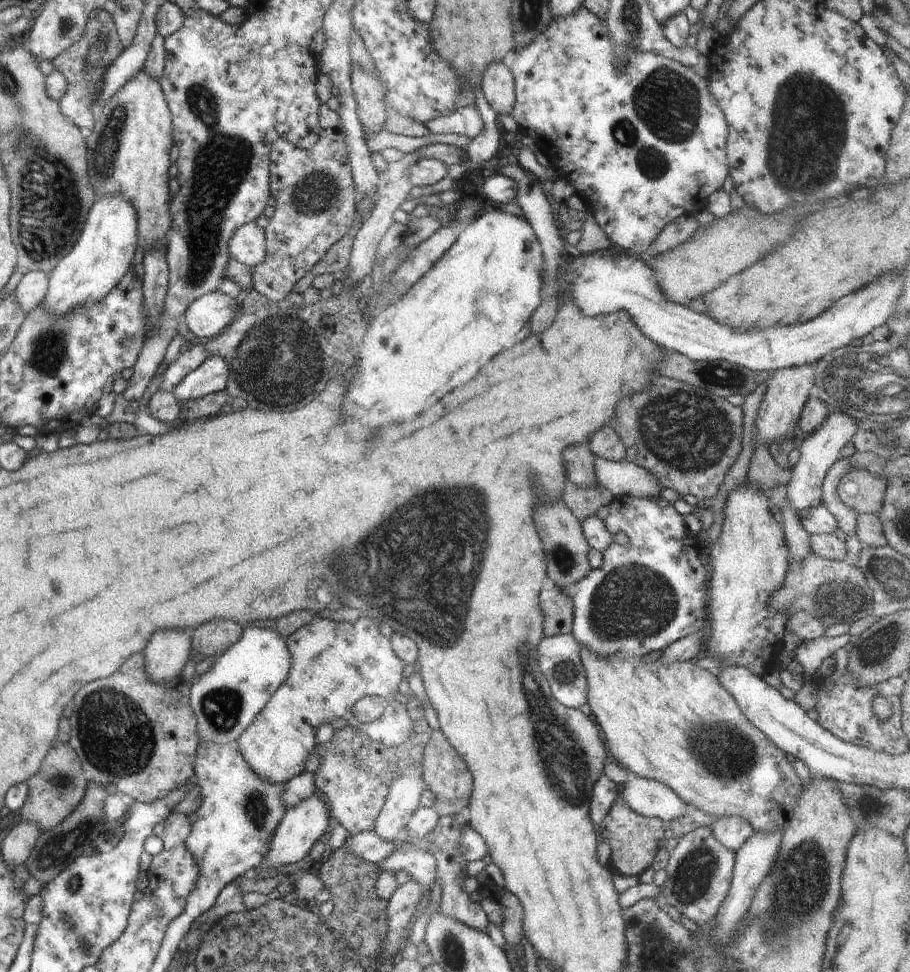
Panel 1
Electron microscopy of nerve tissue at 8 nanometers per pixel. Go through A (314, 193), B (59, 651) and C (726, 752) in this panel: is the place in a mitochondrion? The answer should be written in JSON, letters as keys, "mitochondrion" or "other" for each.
{"A":"mitochondrion","B":"other","C":"mitochondrion"}

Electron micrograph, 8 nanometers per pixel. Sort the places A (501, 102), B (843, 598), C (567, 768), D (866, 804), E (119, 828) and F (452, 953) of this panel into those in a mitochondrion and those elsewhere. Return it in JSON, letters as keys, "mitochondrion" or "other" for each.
{"A":"other","B":"mitochondrion","C":"mitochondrion","D":"mitochondrion","E":"mitochondrion","F":"mitochondrion"}

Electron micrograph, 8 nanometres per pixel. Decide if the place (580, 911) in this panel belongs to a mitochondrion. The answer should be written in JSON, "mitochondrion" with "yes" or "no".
{"mitochondrion":"no"}

